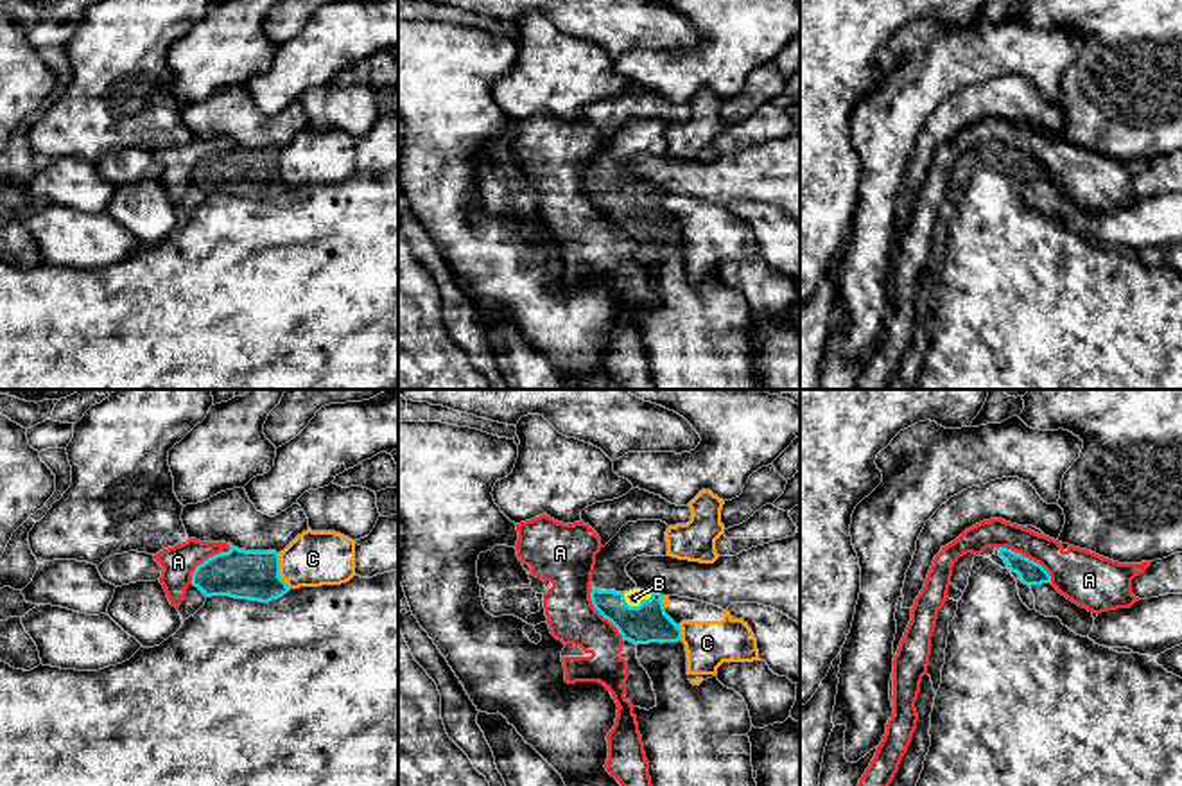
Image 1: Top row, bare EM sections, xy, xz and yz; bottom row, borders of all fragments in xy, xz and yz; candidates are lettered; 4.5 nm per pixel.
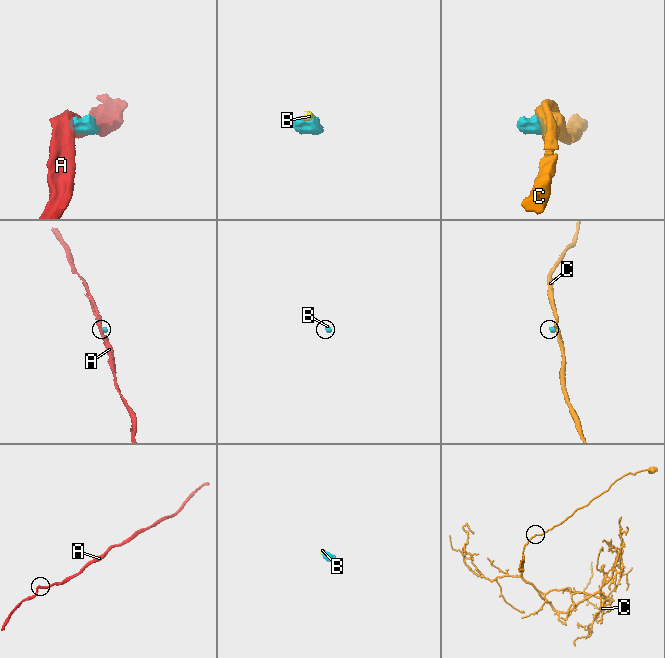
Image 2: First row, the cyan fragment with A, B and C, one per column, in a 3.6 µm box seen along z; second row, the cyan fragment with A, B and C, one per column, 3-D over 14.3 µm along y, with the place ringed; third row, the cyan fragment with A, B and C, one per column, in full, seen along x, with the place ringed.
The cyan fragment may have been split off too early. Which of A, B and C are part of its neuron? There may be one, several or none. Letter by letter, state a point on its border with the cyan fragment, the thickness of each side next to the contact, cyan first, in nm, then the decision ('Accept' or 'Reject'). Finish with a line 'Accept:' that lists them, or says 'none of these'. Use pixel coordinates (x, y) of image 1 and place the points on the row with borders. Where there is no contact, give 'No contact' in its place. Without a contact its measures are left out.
A: Touches cyan at yz (1028, 558). Thickness 110 nm (cyan) against 240 nm. Reject
B: Touches cyan at xz (639, 605). Thickness 180 nm (cyan) against 70 nm. Accept
C: Touches cyan at xy (278, 571). Thickness 220 nm (cyan) against 240 nm. Reject
Accept: B

